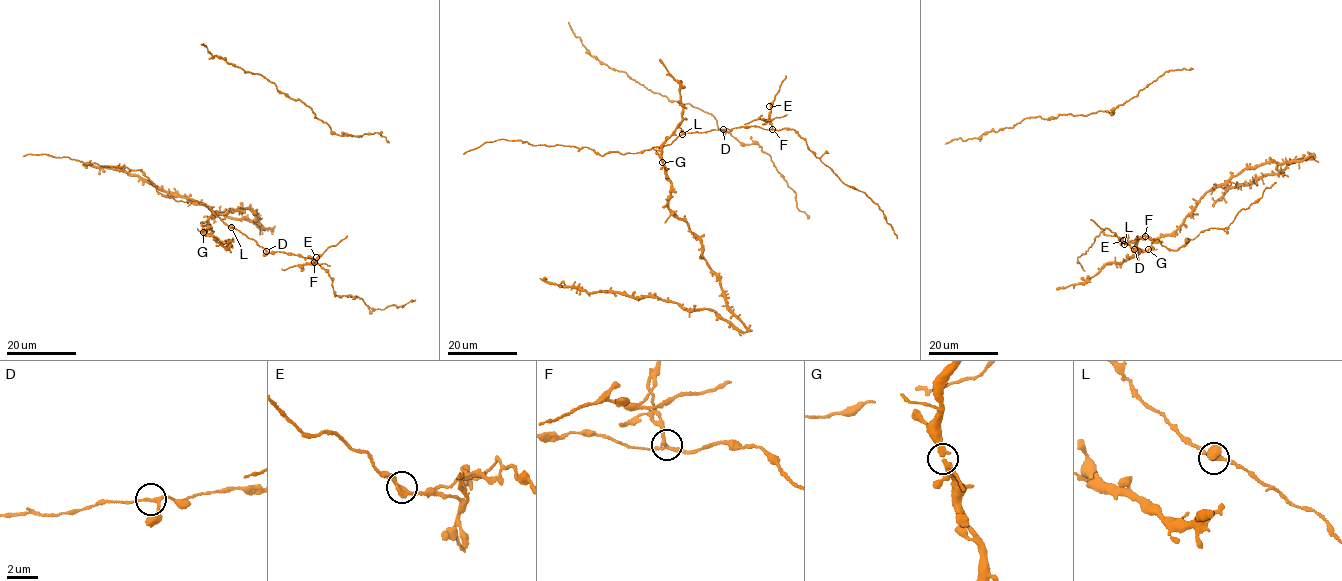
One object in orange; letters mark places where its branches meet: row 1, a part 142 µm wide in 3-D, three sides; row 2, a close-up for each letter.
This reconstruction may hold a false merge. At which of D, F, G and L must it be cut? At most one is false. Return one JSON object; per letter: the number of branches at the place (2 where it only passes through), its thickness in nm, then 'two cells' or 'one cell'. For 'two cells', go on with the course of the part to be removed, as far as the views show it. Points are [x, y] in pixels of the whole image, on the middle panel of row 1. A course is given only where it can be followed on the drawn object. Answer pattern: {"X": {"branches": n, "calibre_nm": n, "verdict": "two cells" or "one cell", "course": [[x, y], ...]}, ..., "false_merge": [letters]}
{"D": {"branches": 3, "calibre_nm": 190, "verdict": "one cell"}, "F": {"branches": 3, "calibre_nm": 200, "verdict": "two cells", "course": [[773, 129], [769, 116], [771, 105], [785, 76]]}, "G": {"branches": 3, "calibre_nm": 280, "verdict": "one cell"}, "L": {"branches": 3, "calibre_nm": 220, "verdict": "one cell"}, "false_merge": ["F"]}

